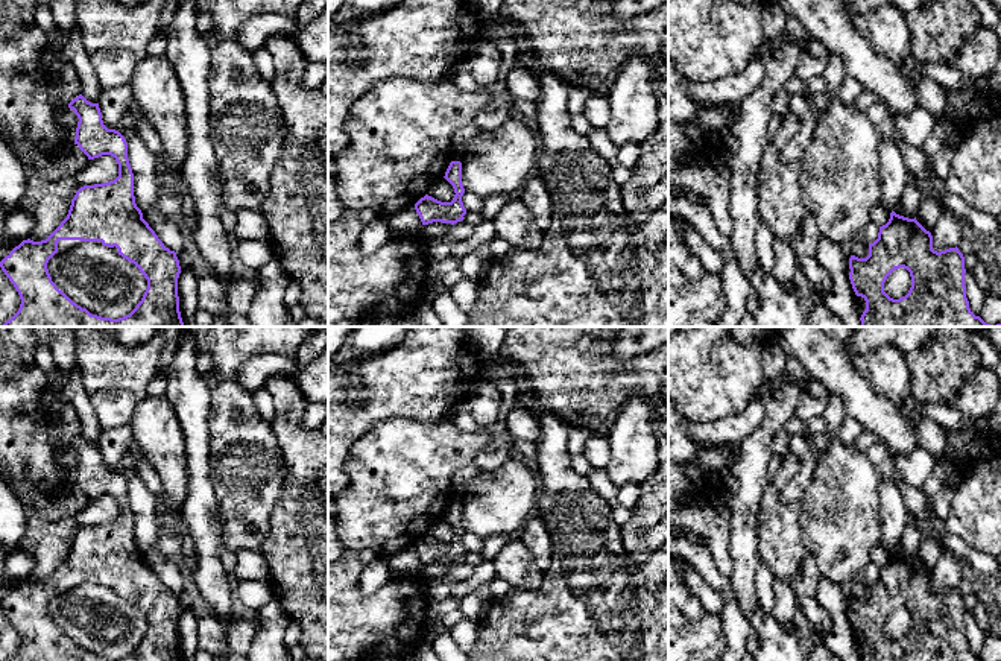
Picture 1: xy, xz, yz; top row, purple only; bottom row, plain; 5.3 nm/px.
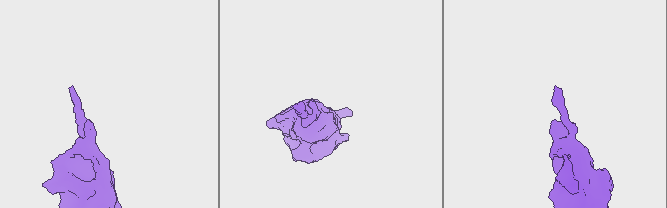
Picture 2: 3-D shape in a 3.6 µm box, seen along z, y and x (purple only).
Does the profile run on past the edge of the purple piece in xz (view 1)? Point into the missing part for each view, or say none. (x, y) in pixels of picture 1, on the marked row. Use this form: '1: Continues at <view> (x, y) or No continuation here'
1: No continuation here

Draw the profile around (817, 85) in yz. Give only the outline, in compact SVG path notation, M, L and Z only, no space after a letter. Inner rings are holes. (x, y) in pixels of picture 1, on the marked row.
M793 76L785 84L784 90L788 91L790 94L805 94L805 93L822 94L826 91L826 82L823 76L819 76L810 81L802 81Z

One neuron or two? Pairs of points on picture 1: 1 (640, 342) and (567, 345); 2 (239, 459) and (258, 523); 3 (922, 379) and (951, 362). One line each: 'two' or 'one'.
1: two
2: one
3: one

